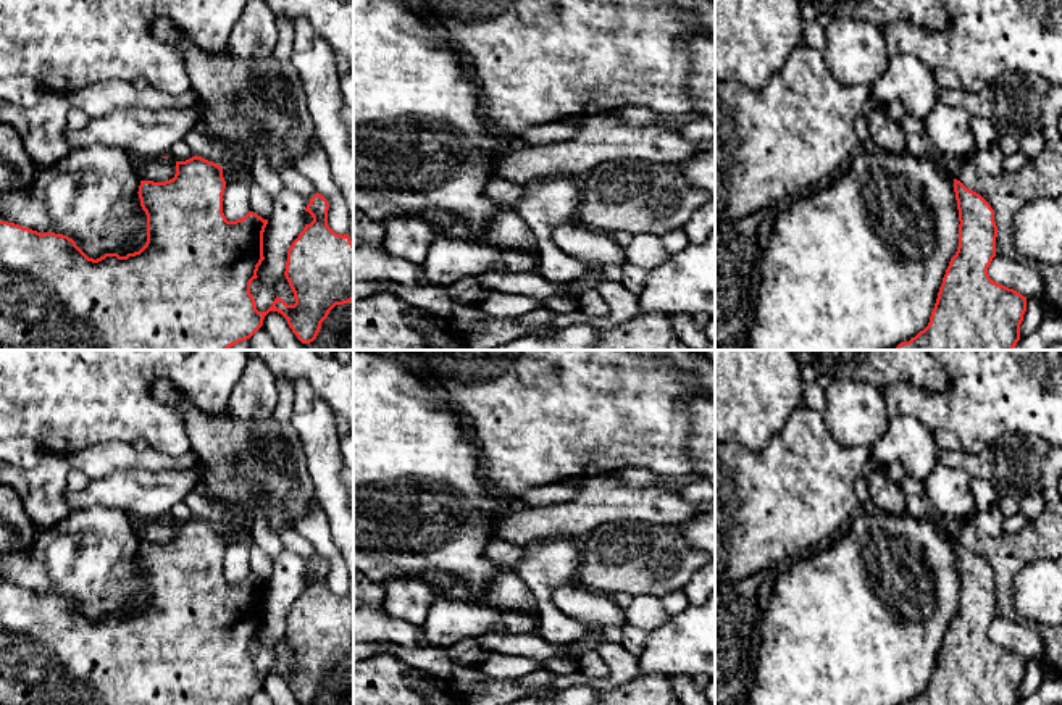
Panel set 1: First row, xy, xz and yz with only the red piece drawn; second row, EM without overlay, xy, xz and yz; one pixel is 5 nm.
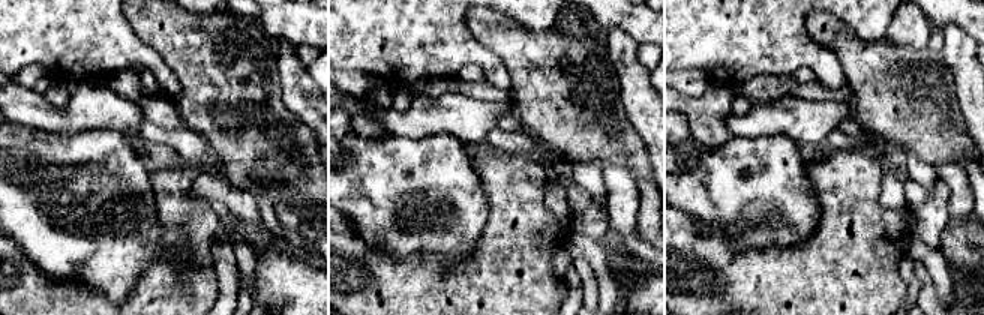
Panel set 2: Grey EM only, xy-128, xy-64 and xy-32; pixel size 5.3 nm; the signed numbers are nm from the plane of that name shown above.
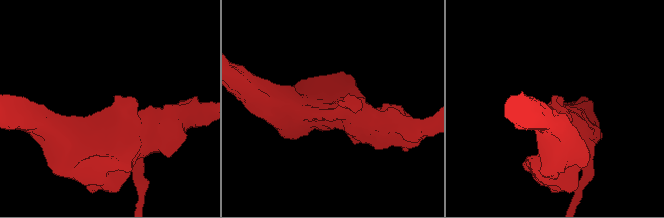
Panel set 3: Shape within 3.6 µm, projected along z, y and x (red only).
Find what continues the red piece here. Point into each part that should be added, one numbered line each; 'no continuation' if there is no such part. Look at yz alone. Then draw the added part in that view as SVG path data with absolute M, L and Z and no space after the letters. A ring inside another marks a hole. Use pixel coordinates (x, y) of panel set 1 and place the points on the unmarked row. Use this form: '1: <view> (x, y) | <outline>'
no continuation

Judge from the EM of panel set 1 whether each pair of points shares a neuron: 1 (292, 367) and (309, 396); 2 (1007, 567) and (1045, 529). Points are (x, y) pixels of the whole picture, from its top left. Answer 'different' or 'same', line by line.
1: different
2: same

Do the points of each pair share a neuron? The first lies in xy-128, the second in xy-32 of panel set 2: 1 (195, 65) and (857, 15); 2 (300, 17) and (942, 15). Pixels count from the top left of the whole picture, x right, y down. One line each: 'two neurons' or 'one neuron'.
1: two neurons
2: one neuron

